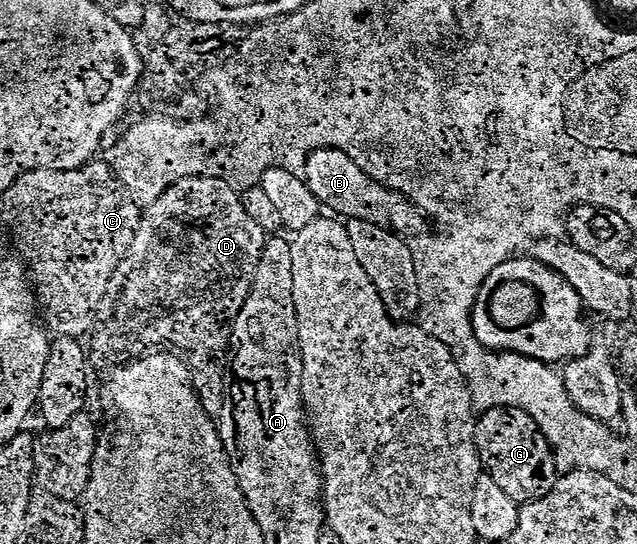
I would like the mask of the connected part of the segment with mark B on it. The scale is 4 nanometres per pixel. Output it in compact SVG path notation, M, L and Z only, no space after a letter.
M321 148L306 159L304 179L312 194L322 203L323 209L332 211L347 221L363 220L378 228L388 228L403 238L411 238L418 232L420 210L407 196L376 182L348 154L335 148Z

